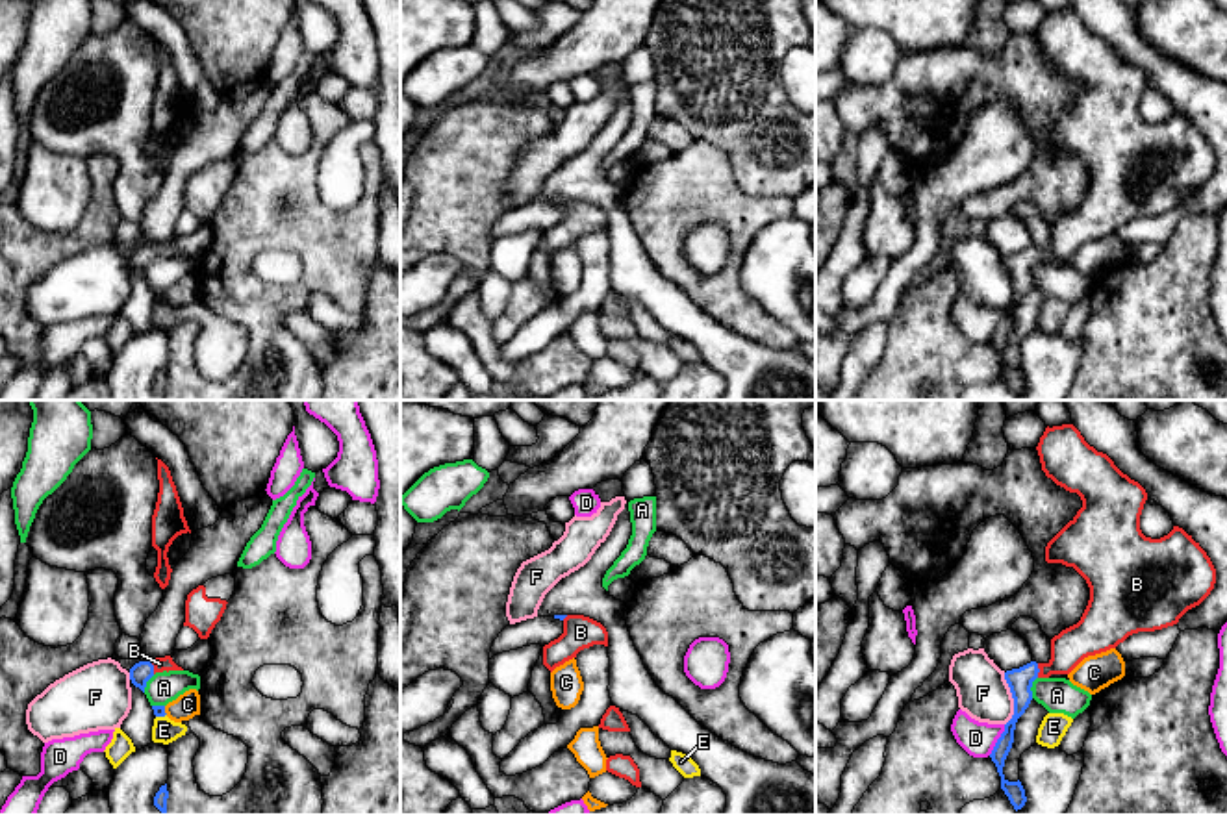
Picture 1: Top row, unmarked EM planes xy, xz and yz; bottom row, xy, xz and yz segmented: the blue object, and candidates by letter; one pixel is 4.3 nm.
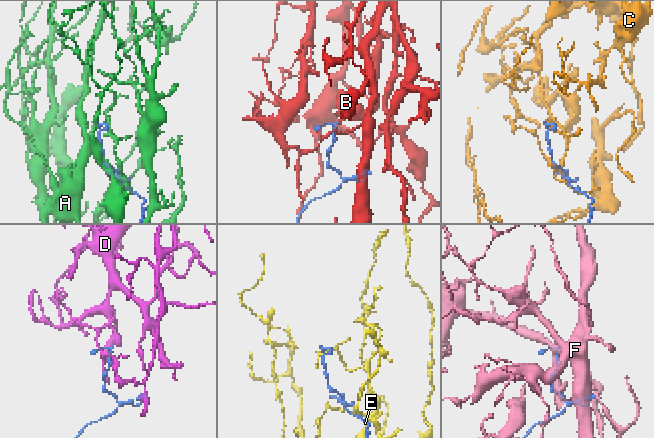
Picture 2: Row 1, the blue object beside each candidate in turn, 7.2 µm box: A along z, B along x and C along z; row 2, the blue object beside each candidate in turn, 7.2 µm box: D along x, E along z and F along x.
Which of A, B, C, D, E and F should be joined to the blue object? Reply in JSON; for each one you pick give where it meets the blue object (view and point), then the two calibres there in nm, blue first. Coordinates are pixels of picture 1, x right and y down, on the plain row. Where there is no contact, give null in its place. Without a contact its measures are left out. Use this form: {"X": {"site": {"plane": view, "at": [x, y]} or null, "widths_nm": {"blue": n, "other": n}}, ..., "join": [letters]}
{"B": {"site": {"plane": "yz", "at": [1038, 256]}, "widths_nm": {"blue": 110, "other": 160}}, "join": ["B"]}

